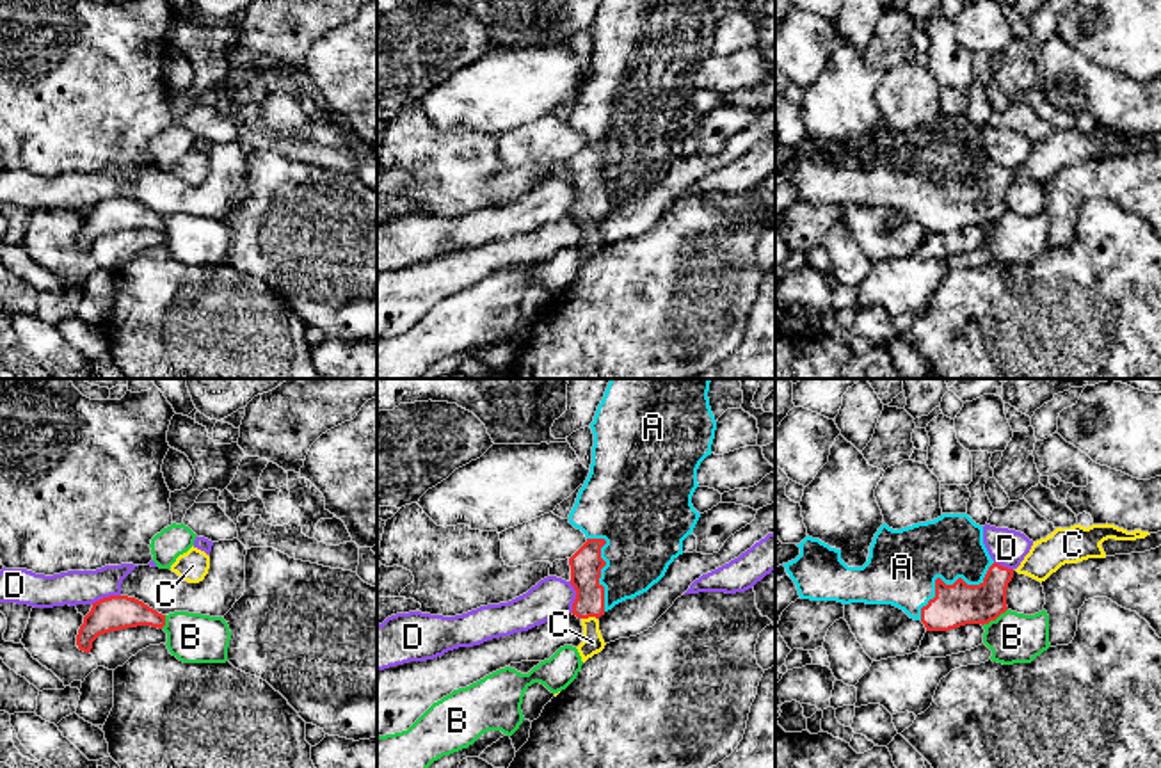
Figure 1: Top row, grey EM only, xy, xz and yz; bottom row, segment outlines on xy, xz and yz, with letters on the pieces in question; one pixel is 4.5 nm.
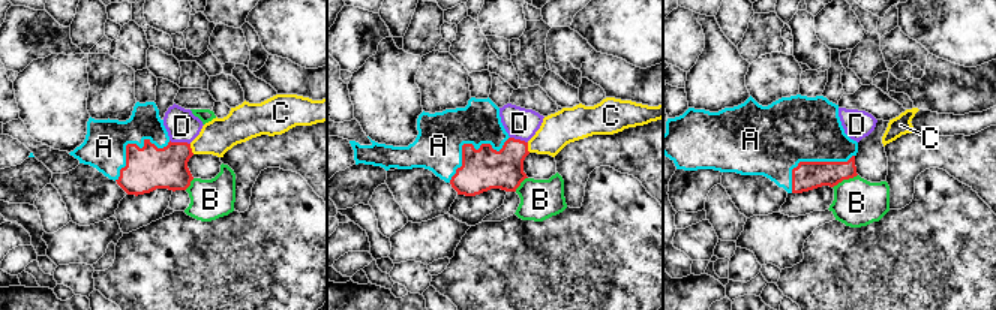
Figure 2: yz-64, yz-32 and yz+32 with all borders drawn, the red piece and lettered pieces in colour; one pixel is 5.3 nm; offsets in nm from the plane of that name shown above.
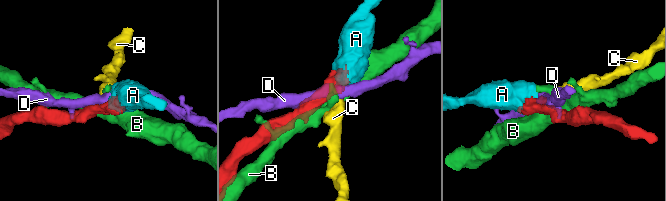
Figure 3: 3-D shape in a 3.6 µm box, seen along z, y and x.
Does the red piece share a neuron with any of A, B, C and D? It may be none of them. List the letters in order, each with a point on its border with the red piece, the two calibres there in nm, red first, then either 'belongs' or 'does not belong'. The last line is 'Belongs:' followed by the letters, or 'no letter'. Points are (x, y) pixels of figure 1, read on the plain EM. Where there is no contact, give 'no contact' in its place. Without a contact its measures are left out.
A: contact yz (948, 187); calibres 190 and 320 nm; belongs
B: contact yz (994, 221); calibres 190 and 220 nm; does not belong
C: contact xz (589, 217); calibres 140 and 100 nm; belongs
D: contact xz (576, 200); calibres 140 and 190 nm; does not belong
Belongs: A, C

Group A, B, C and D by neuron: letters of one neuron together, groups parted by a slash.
A C / B / D

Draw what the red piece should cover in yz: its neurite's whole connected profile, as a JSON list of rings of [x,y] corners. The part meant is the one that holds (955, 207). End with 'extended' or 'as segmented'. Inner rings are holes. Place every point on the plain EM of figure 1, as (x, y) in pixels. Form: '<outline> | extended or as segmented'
[[[942,116],[901,132],[884,124],[873,139],[862,169],[848,169],[841,162],[841,151],[809,137],[797,148],[800,156],[782,167],[802,201],[893,206],[910,220],[921,222],[926,233],[949,233],[965,226],[983,228],[1008,212],[1006,190],[1013,171],[990,160],[983,146],[983,128],[967,116]]] | extended

